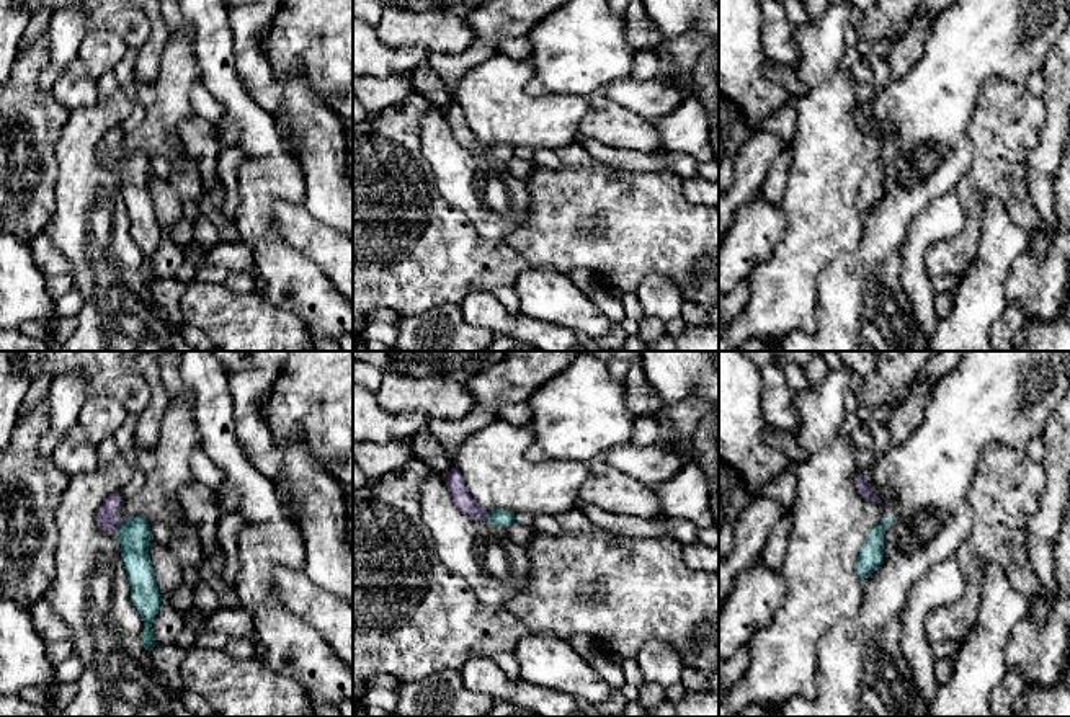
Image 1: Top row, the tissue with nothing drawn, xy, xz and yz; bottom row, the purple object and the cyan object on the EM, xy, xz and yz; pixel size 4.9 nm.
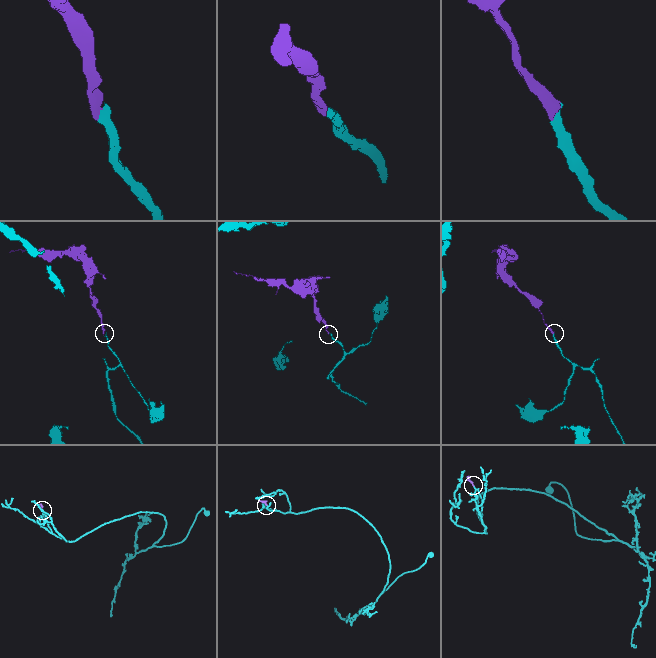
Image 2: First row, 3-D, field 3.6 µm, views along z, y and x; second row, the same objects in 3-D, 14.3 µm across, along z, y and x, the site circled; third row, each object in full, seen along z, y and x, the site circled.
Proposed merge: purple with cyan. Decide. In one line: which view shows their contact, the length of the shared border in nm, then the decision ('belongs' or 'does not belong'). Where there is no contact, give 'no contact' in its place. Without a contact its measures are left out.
contact in xy; length 90 nm; belongs

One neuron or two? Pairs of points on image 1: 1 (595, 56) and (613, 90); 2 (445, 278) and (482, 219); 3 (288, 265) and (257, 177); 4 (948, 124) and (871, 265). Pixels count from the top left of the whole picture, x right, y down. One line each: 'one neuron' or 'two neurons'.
1: two neurons
2: two neurons
3: one neuron
4: one neuron

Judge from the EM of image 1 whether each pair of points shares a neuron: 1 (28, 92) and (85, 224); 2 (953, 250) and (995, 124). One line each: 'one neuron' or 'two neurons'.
1: two neurons
2: one neuron

